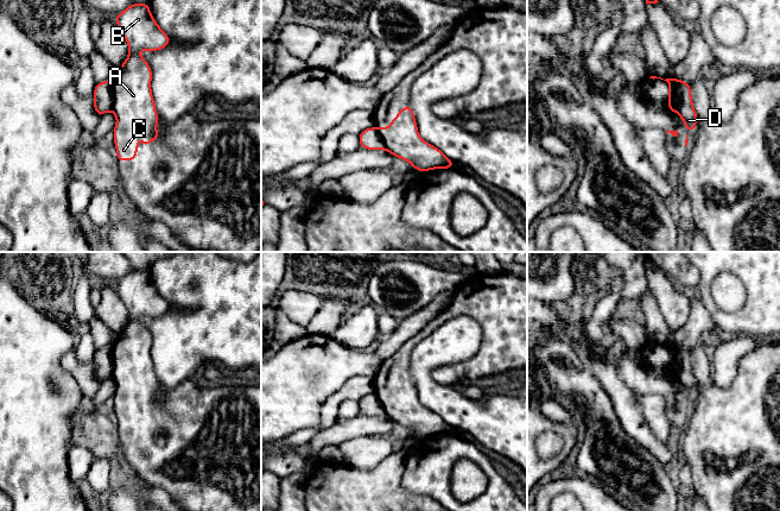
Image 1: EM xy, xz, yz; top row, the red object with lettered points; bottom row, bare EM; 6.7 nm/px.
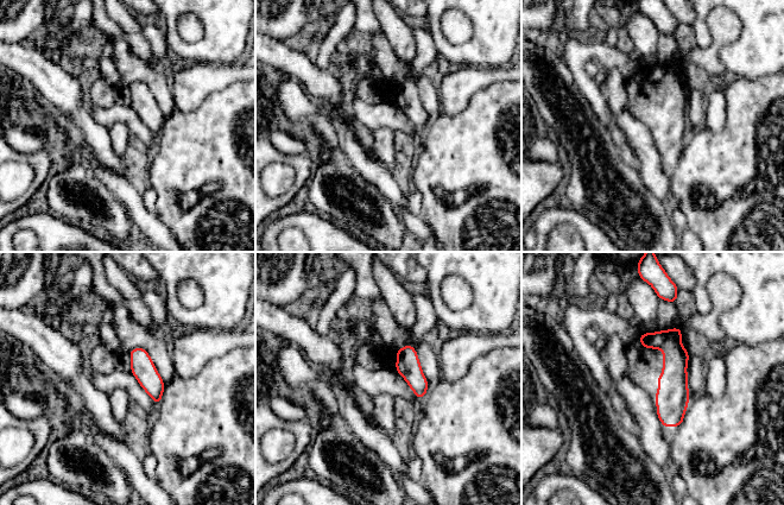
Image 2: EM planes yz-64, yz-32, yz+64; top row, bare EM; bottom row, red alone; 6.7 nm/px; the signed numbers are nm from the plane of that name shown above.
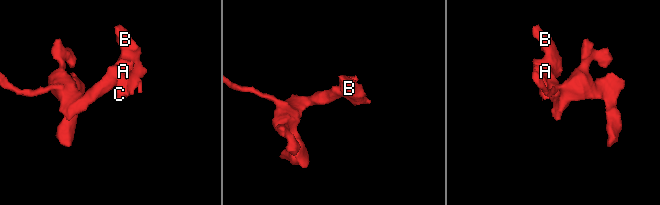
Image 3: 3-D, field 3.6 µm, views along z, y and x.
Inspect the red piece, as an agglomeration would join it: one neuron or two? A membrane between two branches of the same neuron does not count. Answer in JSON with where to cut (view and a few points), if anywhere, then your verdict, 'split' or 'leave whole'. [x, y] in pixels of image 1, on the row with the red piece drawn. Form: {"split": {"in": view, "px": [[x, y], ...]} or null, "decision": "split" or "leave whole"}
{"split": {"in": "yz", "px": [[674, 79], [674, 103], [678, 111]]}, "decision": "split"}

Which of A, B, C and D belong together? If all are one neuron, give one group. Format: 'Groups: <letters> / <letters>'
Groups: A B C / D

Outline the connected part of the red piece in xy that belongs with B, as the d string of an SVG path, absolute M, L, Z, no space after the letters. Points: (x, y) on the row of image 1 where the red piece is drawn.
M133 4L128 6L126 10L120 12L115 17L116 25L126 39L129 51L126 61L122 65L118 69L118 74L113 78L113 113L116 118L116 125L113 131L115 149L116 149L116 158L118 162L122 160L135 160L138 153L138 134L140 133L142 139L142 146L147 147L153 139L154 141L158 140L159 134L157 131L157 125L159 121L158 113L156 111L154 99L151 90L151 81L152 81L152 70L147 61L145 61L139 52L141 50L148 51L158 51L167 45L170 45L171 38L159 27L157 21L151 14L150 5L148 4Z

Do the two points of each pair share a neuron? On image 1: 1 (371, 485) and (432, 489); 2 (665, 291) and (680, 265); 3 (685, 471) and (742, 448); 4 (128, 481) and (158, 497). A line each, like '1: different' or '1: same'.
1: different
2: different
3: different
4: same

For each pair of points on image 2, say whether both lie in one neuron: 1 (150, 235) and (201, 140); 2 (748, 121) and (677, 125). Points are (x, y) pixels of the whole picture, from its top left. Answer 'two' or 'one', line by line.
1: two
2: one

